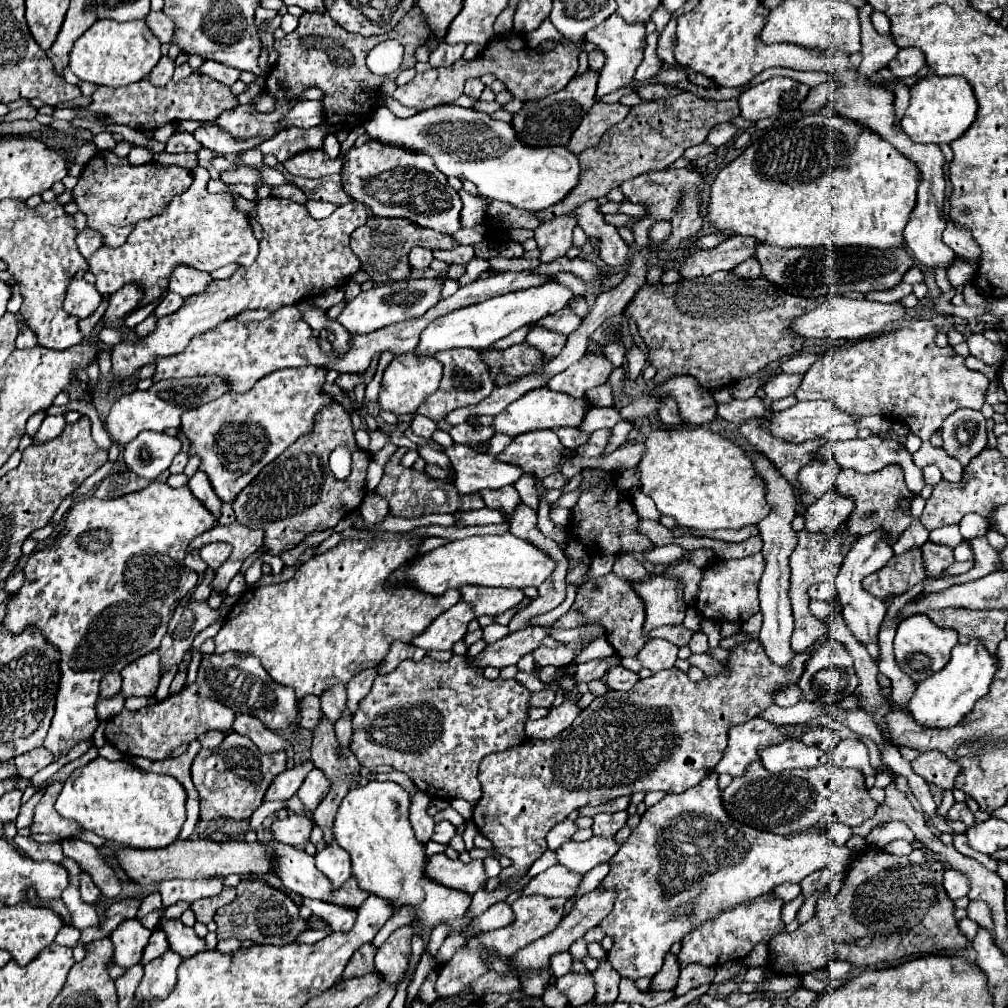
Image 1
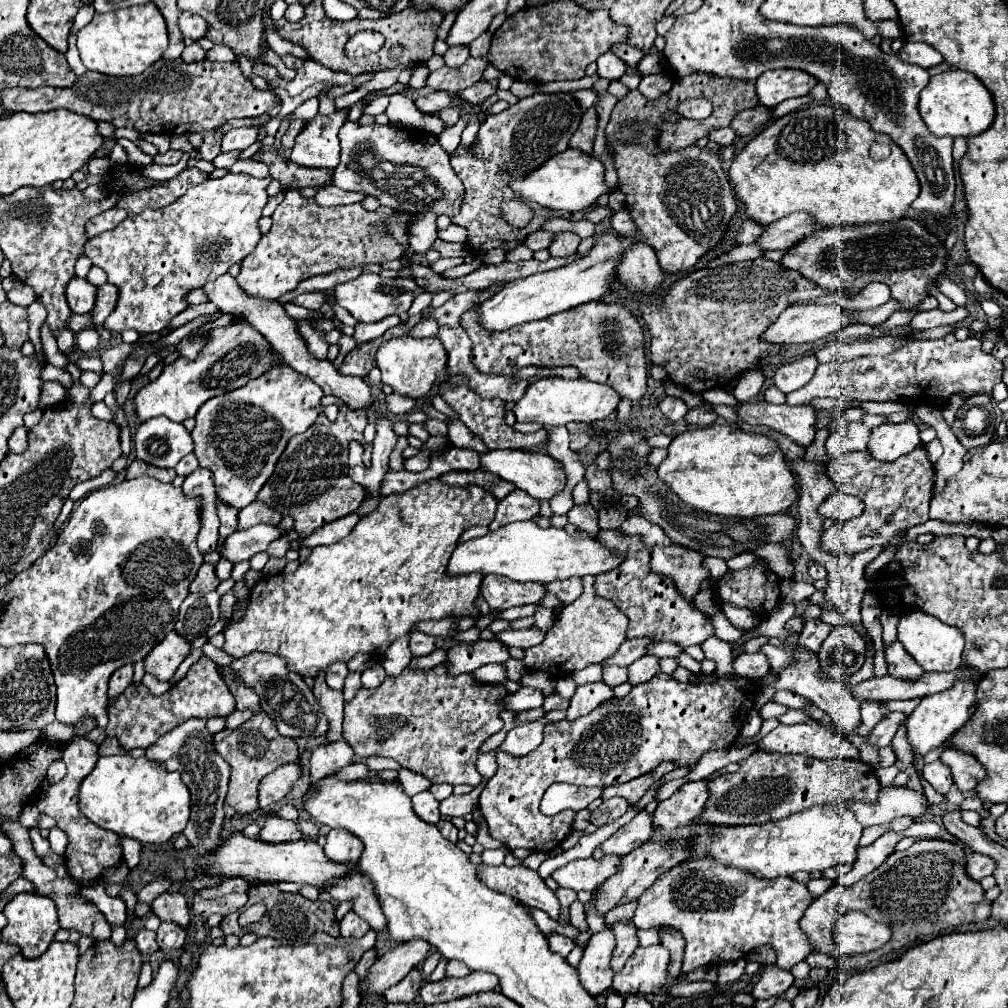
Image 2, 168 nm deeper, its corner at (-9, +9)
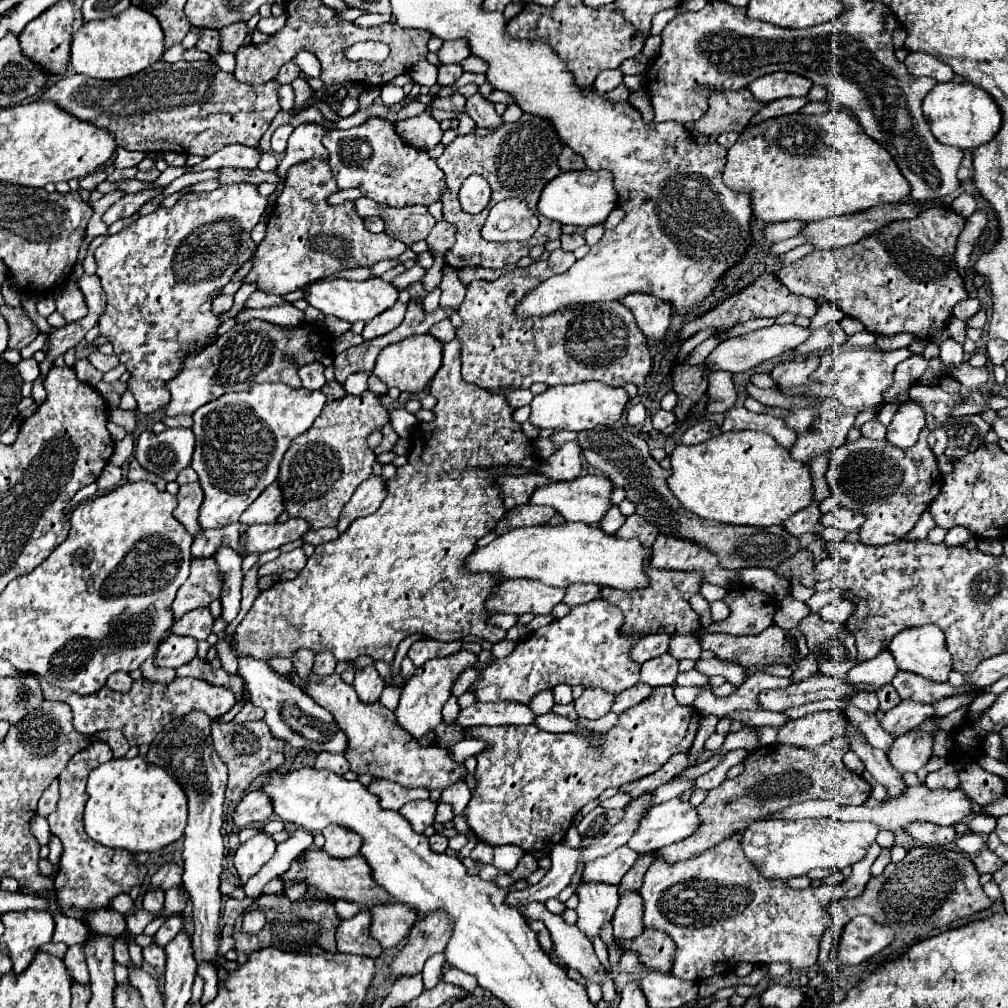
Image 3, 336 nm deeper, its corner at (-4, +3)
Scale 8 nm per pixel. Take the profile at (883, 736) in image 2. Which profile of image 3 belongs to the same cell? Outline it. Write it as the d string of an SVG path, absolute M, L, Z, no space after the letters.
M900 702L896 708L884 712L880 716L880 726L896 736L906 734L908 730L912 730L914 726L918 726L922 720L934 716L934 708L930 704L918 704L918 702Z

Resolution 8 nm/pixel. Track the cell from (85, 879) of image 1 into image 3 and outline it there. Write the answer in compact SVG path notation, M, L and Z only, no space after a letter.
M114 938L114 958L116 962L128 966L130 964L130 956L128 956L128 944L124 938Z

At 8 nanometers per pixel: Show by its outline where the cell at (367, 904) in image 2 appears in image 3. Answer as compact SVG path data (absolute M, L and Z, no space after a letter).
M374 904L368 908L368 912L372 914L370 934L382 944L382 948L400 944L416 922L414 914L410 914L410 910L406 910L402 904Z

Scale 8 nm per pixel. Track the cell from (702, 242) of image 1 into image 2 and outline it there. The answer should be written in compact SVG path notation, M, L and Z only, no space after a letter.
M745 220L739 234L737 234L737 242L739 244L753 244L763 232L765 232L765 226L761 226L753 220Z

